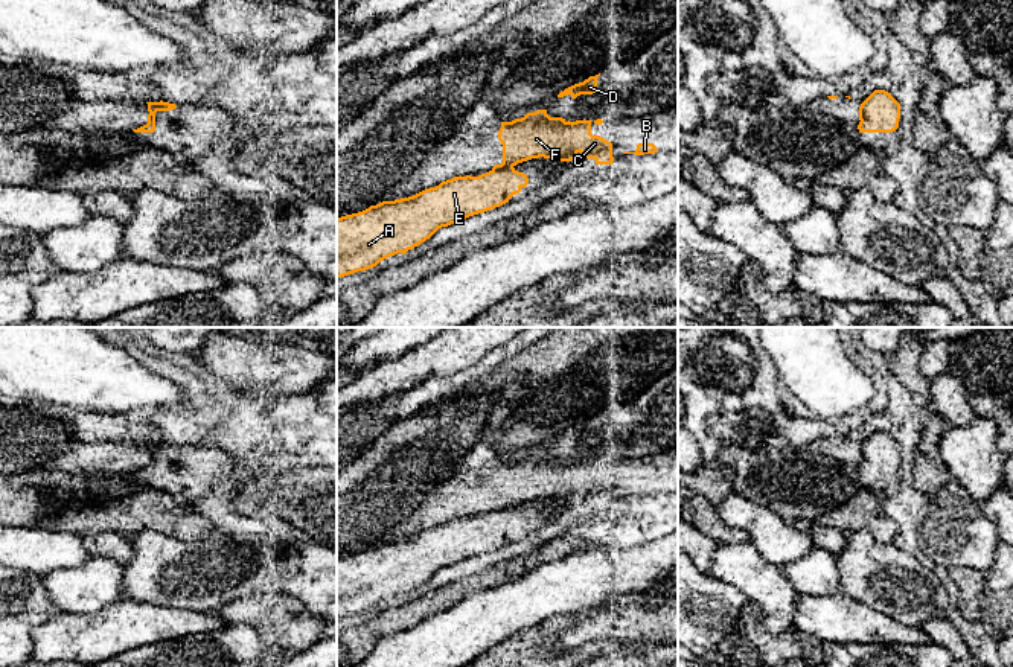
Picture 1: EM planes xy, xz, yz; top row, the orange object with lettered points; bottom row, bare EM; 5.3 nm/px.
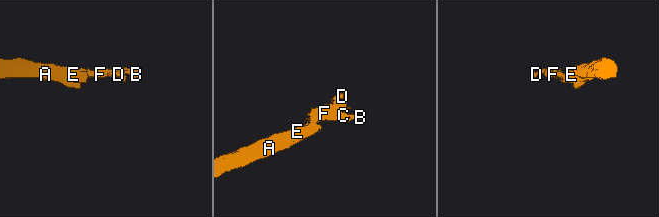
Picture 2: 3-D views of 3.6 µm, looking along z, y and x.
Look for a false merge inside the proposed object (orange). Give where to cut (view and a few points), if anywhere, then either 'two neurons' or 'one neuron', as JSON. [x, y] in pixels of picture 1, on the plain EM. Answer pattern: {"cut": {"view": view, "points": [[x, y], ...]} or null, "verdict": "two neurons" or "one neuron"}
{"cut": {"view": "xz", "points": [[512, 506], [492, 510]]}, "verdict": "two neurons"}

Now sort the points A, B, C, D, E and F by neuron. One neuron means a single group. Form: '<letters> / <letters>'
A E / B C D F

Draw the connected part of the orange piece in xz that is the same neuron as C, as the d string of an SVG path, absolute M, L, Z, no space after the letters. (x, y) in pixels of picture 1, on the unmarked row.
M547 451L527 454L521 460L501 463L498 481L503 486L503 504L492 510L512 509L532 499L571 503L580 493L596 506L612 506L612 484L591 475L593 461L567 463L550 458Z

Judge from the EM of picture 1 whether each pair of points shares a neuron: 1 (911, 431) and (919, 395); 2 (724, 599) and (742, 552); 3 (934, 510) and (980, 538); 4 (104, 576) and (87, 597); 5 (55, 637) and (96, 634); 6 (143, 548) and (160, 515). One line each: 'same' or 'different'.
1: different
2: different
3: same
4: same
5: same
6: different

